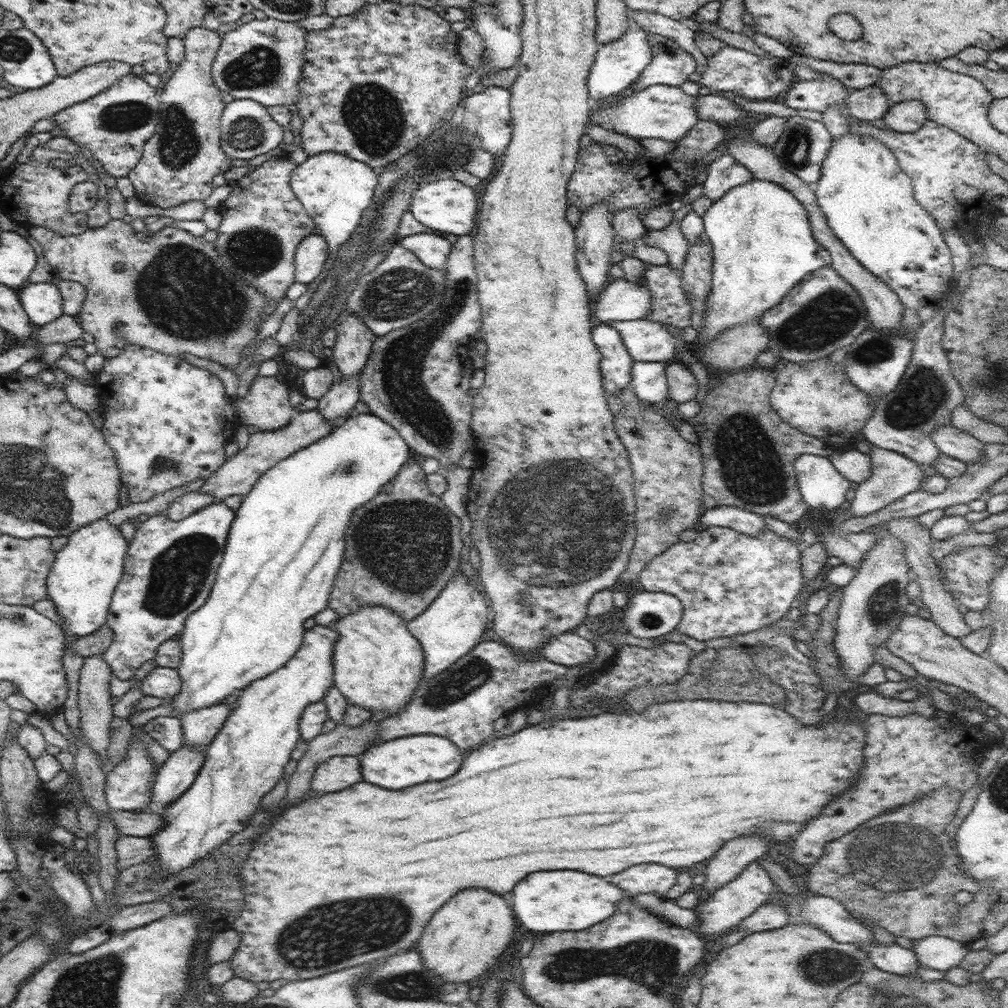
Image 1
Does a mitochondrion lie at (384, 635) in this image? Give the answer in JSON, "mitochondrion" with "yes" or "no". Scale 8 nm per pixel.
{"mitochondrion":"no"}

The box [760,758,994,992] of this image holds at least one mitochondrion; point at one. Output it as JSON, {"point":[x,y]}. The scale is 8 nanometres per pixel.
{"point":[895,855]}

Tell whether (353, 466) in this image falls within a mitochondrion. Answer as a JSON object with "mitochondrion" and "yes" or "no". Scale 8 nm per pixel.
{"mitochondrion":"yes"}

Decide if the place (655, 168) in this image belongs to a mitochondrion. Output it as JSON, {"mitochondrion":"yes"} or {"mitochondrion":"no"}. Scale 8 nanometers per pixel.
{"mitochondrion":"no"}

